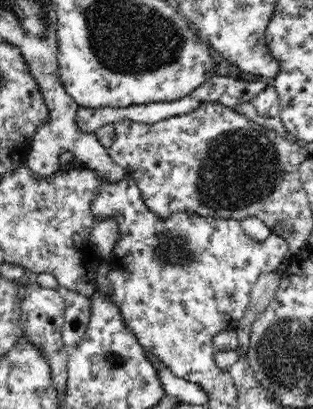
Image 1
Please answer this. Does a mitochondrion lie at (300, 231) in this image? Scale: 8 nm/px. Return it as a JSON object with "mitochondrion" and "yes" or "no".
{"mitochondrion":"no"}

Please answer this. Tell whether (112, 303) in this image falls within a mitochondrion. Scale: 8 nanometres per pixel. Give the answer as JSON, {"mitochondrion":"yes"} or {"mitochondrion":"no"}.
{"mitochondrion":"no"}

